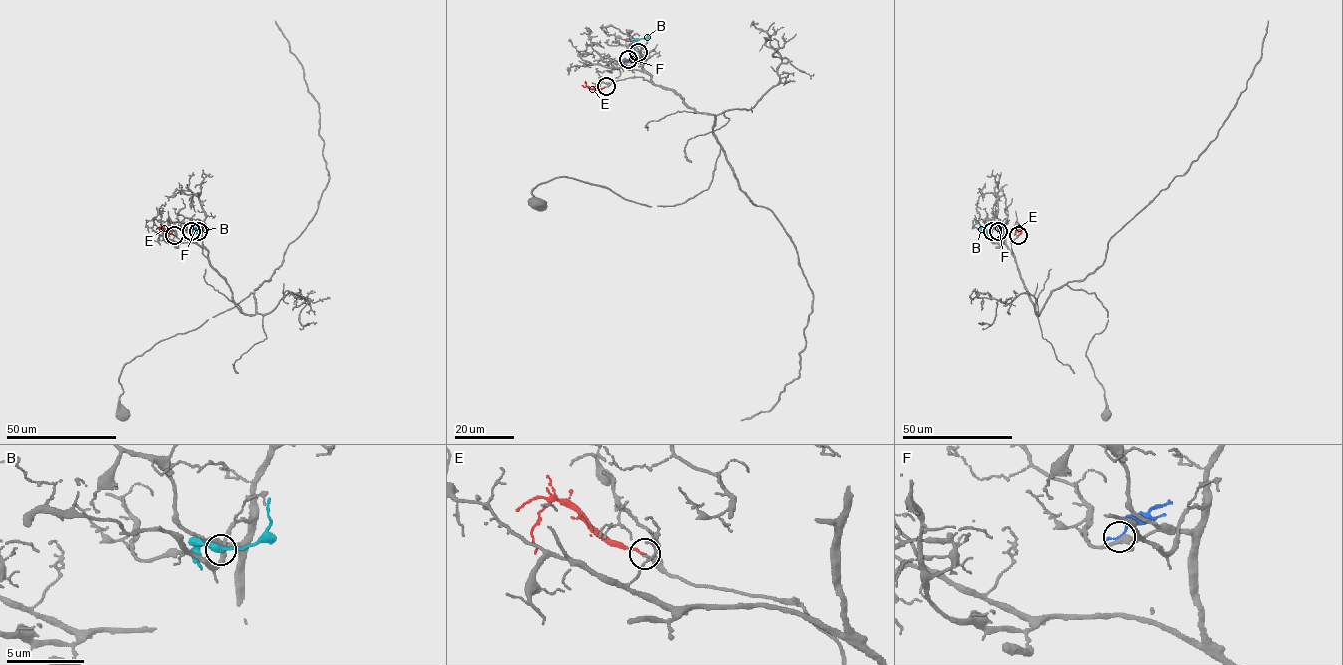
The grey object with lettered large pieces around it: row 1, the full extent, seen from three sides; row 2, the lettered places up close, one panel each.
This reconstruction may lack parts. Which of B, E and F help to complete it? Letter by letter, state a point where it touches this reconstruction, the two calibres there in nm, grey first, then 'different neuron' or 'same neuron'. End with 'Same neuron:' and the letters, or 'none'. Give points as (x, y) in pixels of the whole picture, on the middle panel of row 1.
B: meets grey at (638, 52); 280 nm thick on the grey side, 130 nm on the other; different neuron
E: meets grey at (606, 86); 240 nm thick on the grey side, 150 nm on the other; same neuron
F: meets grey at (628, 59); 320 nm thick on the grey side, 180 nm on the other; different neuron
Same neuron: E

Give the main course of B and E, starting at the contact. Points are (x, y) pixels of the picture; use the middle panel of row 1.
B: (638, 52), (634, 43), (648, 35)
E: (606, 86), (592, 89), (585, 81)

